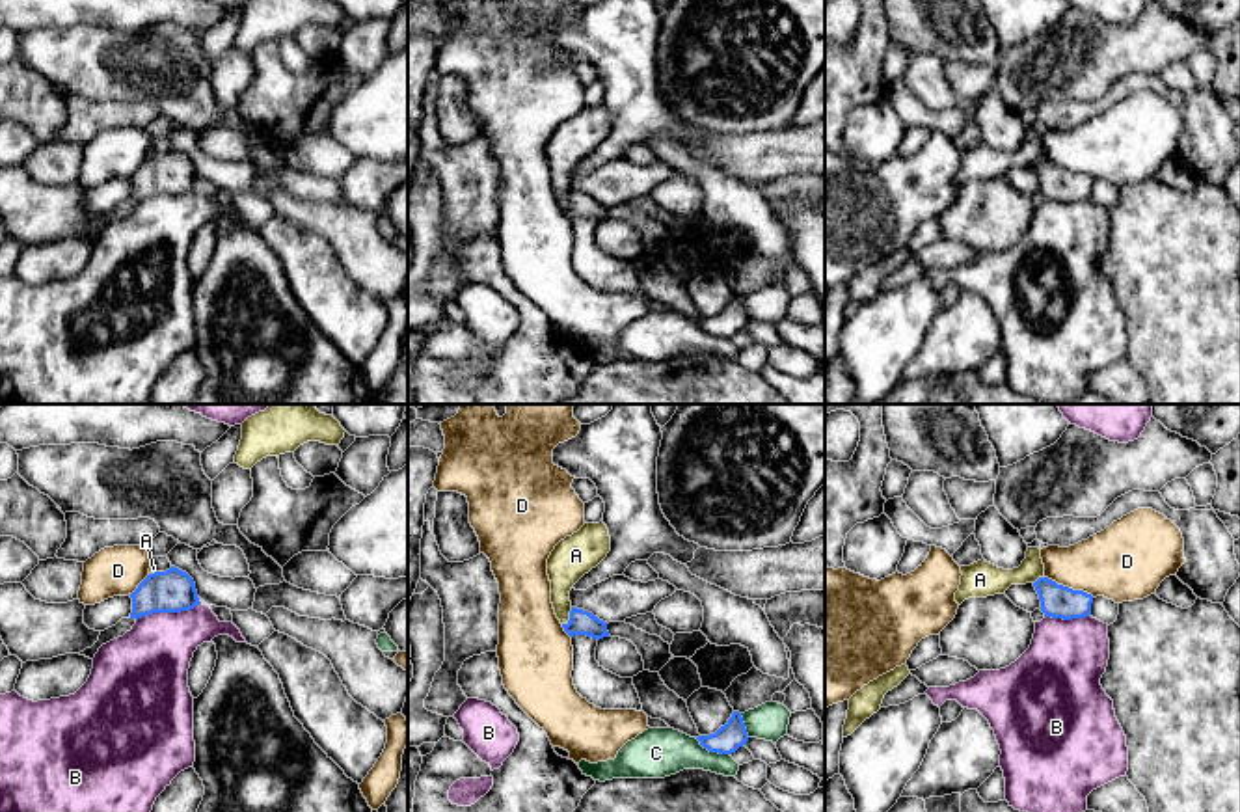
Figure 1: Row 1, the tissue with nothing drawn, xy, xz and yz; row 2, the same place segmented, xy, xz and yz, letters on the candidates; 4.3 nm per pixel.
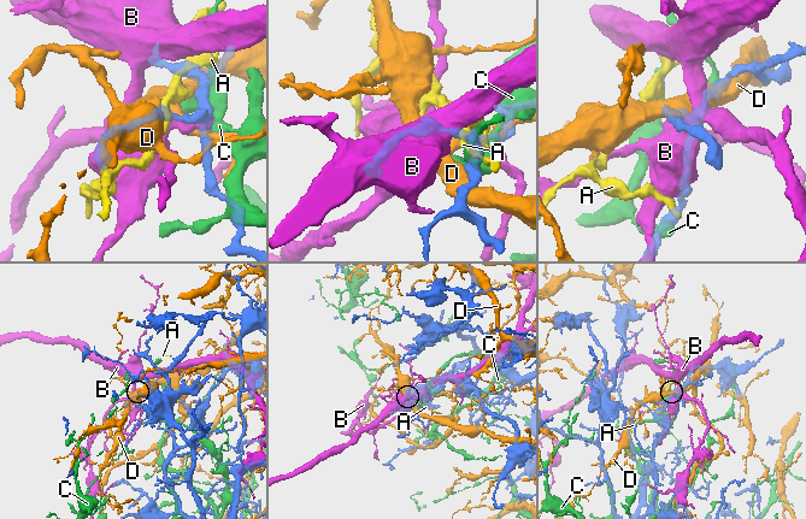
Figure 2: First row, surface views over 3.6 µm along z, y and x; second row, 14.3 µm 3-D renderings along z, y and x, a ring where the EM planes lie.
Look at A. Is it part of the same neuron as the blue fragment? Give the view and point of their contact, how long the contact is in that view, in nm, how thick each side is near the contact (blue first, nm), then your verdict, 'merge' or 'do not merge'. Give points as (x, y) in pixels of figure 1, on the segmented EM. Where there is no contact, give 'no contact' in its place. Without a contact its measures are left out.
contact xz (570, 617); length 90 nm; calibres 110 and 170 nm; do not merge

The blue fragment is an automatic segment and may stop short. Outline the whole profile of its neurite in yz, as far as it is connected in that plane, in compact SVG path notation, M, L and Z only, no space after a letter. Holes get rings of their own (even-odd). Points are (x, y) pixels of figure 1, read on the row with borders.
M1039 577L1033 587L1045 616L1072 620L1091 615L1093 596L1084 590L1072 590L1048 577Z

